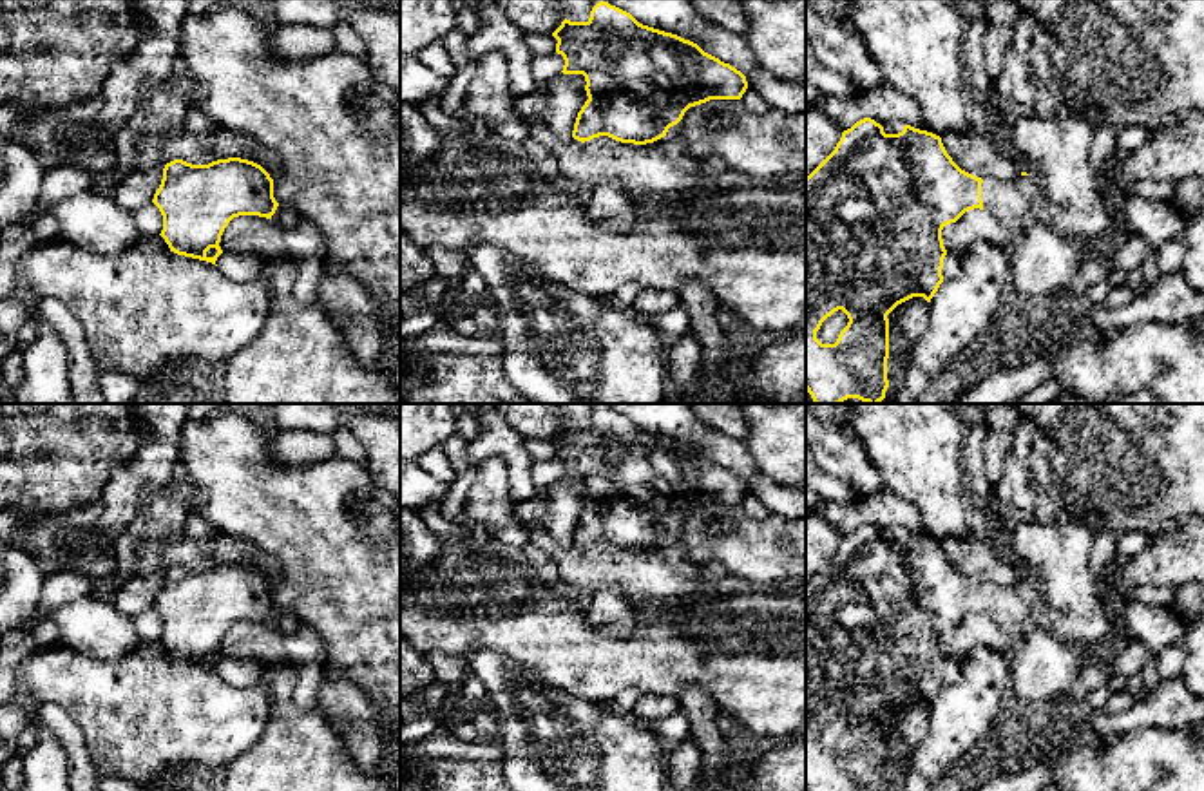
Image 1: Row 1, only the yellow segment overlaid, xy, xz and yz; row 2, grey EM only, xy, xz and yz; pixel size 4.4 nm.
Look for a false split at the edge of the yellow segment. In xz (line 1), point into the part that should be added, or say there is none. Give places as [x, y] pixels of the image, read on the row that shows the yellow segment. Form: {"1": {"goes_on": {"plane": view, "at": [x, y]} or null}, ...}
{"1": {"goes_on": null}}

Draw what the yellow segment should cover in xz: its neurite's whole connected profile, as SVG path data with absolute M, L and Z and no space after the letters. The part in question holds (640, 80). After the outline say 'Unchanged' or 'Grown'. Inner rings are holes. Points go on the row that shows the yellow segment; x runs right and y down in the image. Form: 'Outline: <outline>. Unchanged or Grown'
Outline: M597 2L587 22L563 20L552 33L563 56L563 74L583 74L588 100L578 112L572 138L585 143L608 136L621 143L646 145L666 136L690 107L710 100L741 100L746 76L677 34L639 24L630 13Z. Unchanged

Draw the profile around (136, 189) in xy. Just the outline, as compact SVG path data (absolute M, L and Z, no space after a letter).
M165 165L127 174L114 188L112 199L127 212L139 210L152 203L161 185Z

